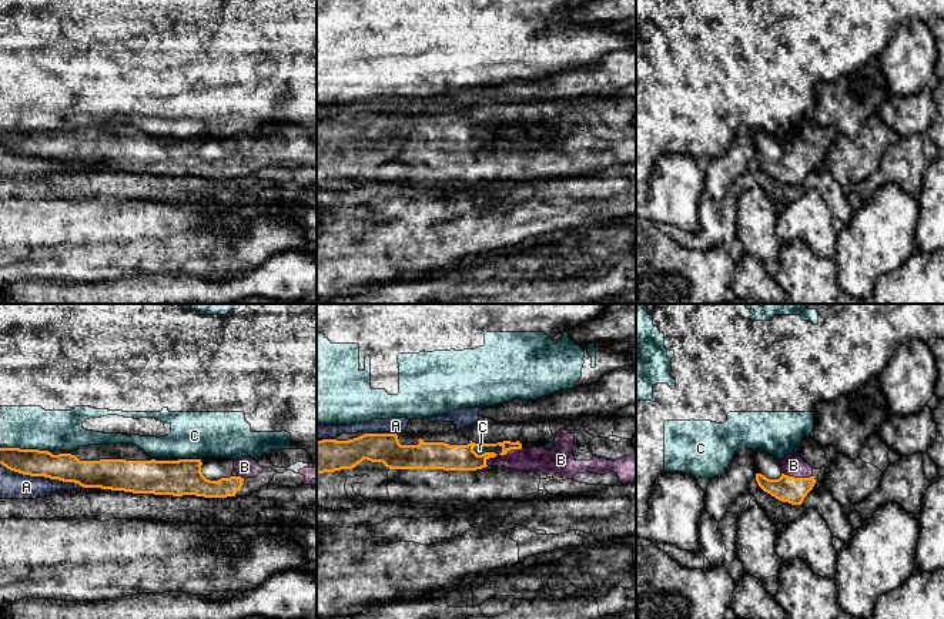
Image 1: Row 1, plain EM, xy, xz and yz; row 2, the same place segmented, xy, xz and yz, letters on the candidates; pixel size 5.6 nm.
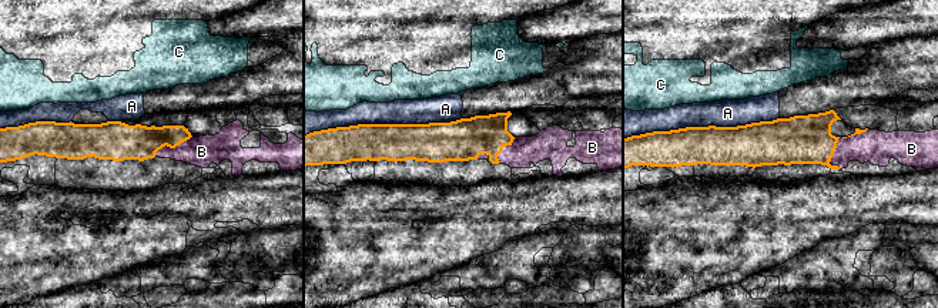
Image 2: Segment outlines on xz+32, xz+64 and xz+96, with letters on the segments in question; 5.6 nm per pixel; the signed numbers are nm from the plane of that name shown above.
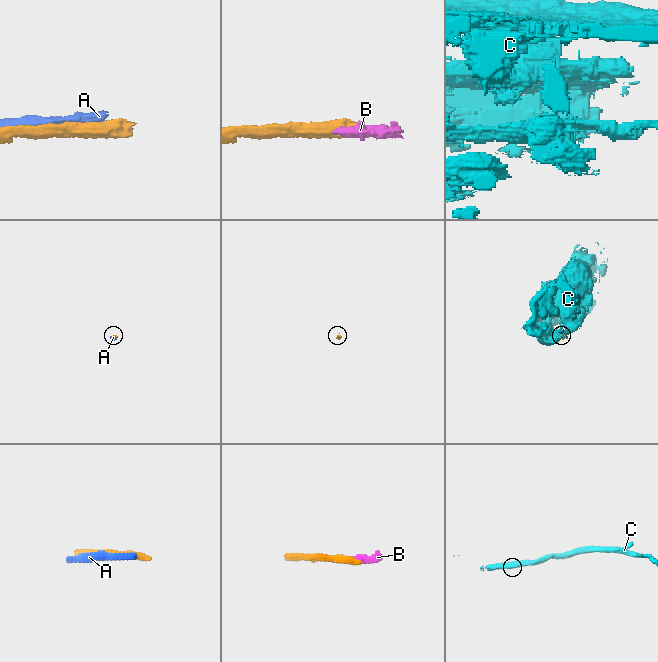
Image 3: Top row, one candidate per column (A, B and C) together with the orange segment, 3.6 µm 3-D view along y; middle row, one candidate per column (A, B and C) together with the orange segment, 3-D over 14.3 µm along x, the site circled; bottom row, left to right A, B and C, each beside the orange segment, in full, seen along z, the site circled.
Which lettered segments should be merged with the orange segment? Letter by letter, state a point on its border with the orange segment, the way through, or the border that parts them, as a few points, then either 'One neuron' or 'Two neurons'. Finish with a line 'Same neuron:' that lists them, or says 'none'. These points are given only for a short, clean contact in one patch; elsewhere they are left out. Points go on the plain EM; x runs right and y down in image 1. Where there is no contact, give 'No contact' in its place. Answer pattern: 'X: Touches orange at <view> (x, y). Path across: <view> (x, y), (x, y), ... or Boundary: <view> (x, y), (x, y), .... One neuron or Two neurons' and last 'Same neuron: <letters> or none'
A: Touches orange at xy (40, 156). Two neurons
B: Touches orange at xz (502, 136). One neuron
C: Touches orange at xz (488, 126). Two neurons
Same neuron: B

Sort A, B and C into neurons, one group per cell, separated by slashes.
A / B / C

